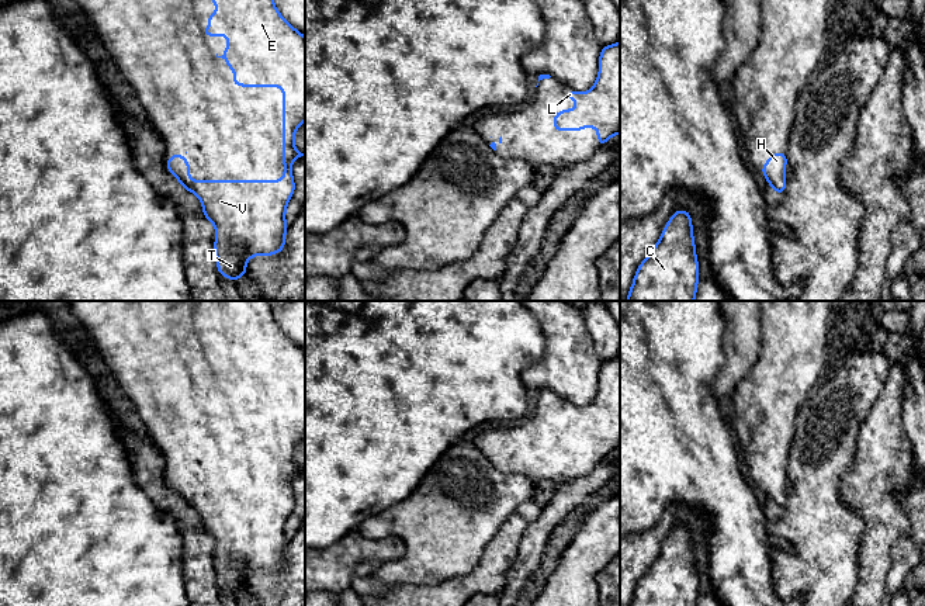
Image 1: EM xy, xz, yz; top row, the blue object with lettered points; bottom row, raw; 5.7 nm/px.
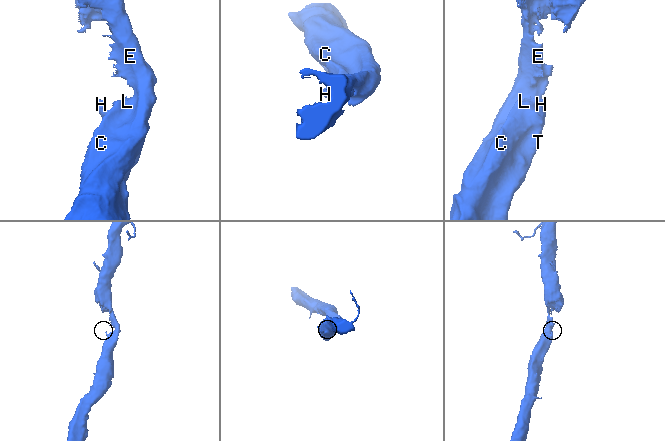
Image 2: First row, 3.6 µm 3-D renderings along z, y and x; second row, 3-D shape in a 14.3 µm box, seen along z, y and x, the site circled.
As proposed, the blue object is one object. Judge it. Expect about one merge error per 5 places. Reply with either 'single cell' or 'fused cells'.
single cell

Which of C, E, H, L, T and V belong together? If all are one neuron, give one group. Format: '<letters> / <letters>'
C E H L T V

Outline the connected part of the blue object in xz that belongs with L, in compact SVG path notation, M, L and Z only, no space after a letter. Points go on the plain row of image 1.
M620 356L602 361L599 388L593 402L585 408L568 405L576 425L554 429L554 446L582 446L592 440L597 447L597 461L620 449Z

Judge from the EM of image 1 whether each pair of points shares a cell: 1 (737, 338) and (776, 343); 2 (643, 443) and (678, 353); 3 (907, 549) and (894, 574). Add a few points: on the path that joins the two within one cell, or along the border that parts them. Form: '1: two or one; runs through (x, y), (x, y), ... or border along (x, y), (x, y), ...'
1: two; border along (762, 315), (759, 357), (748, 371)
2: one; runs through (643, 421), (643, 388), (655, 376)
3: one; runs through (906, 554), (900, 568)

